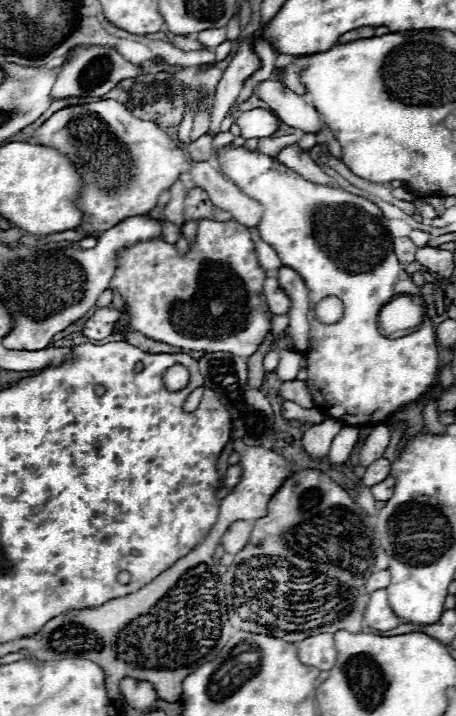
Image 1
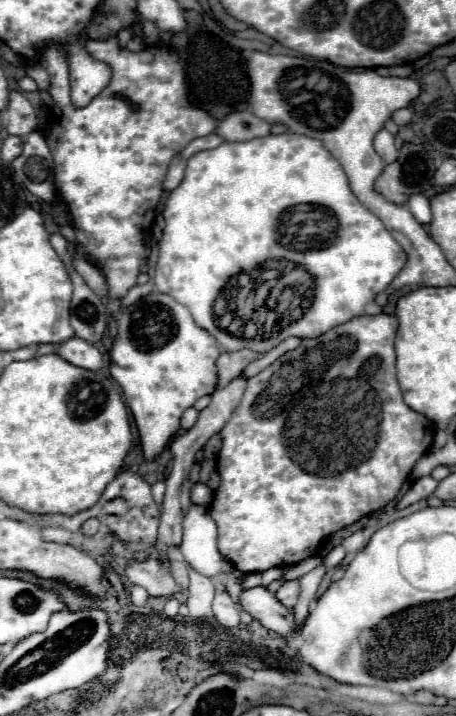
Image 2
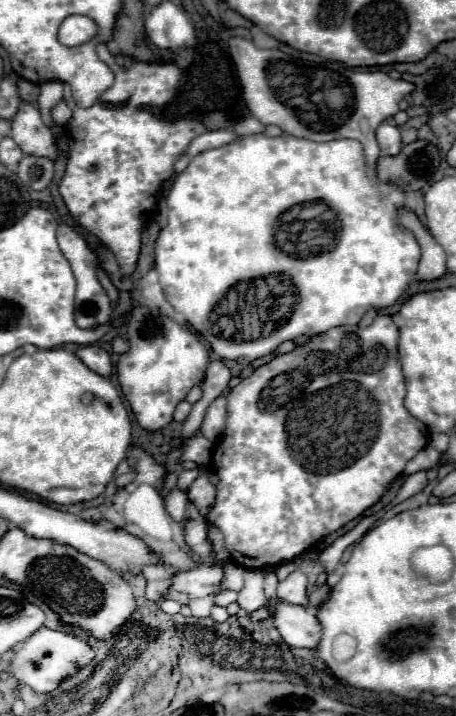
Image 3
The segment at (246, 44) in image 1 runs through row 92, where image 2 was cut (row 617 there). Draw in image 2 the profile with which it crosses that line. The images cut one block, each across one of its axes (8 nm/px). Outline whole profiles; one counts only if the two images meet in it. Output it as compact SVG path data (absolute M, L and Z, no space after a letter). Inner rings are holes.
M216 584L216 596L212 602L212 612L224 628L234 628L240 624L240 606L236 606L230 600L230 596L222 584Z

